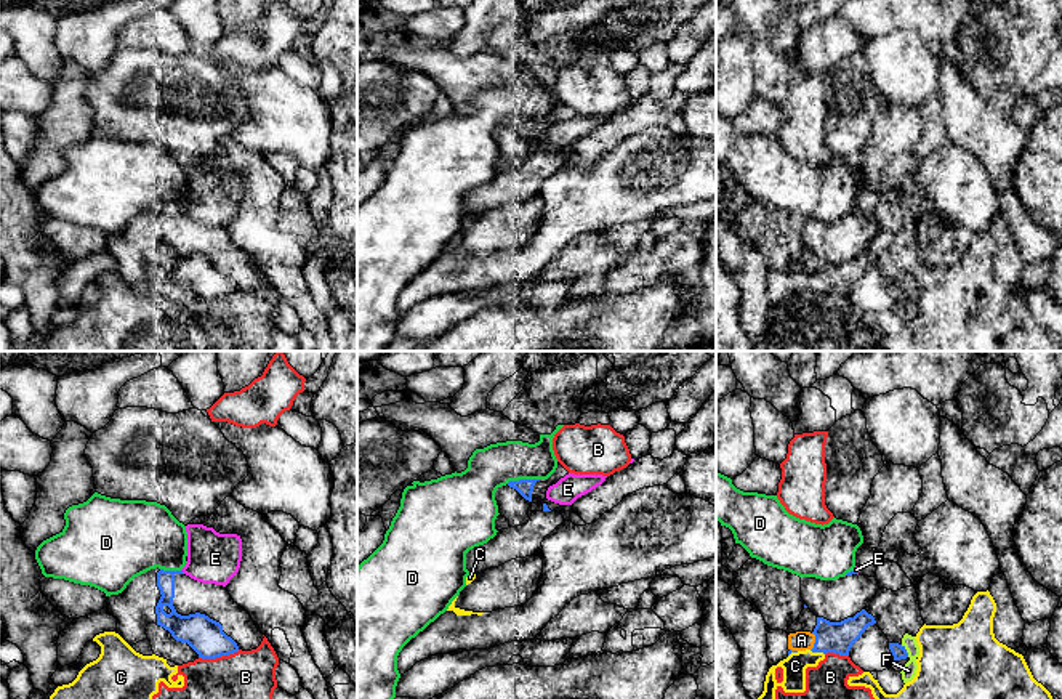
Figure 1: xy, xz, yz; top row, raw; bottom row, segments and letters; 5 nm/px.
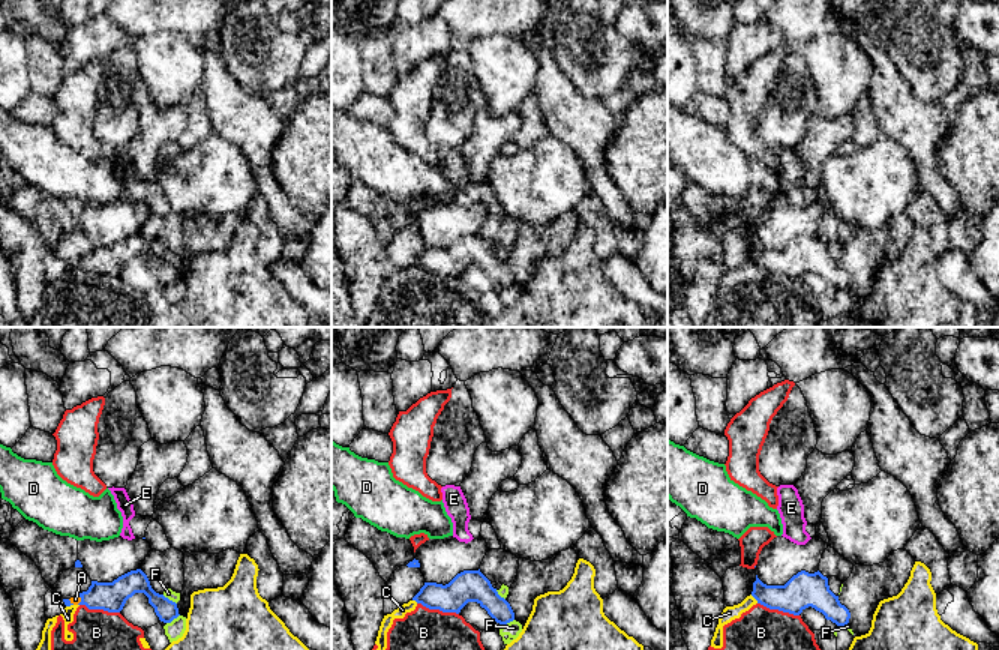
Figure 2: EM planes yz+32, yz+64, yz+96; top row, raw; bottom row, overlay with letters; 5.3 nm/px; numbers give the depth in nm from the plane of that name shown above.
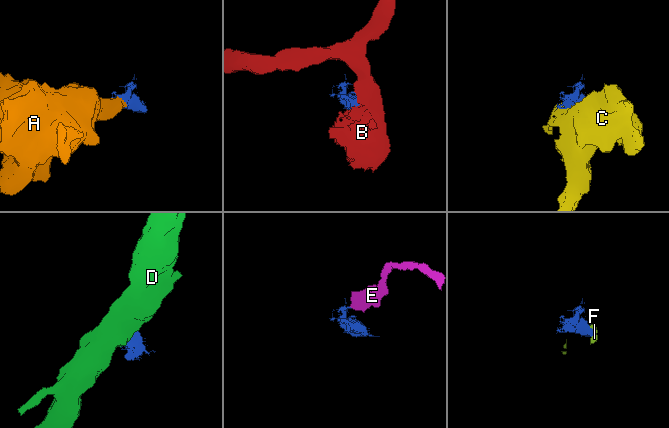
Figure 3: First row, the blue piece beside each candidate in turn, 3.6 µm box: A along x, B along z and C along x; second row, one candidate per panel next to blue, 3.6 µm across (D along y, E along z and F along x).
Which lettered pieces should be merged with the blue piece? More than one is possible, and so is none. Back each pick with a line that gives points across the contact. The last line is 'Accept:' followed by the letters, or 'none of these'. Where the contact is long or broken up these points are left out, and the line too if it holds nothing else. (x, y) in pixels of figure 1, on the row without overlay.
Accept: A

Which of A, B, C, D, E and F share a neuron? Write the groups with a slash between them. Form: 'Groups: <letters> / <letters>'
Groups: A / B C / D / E / F

